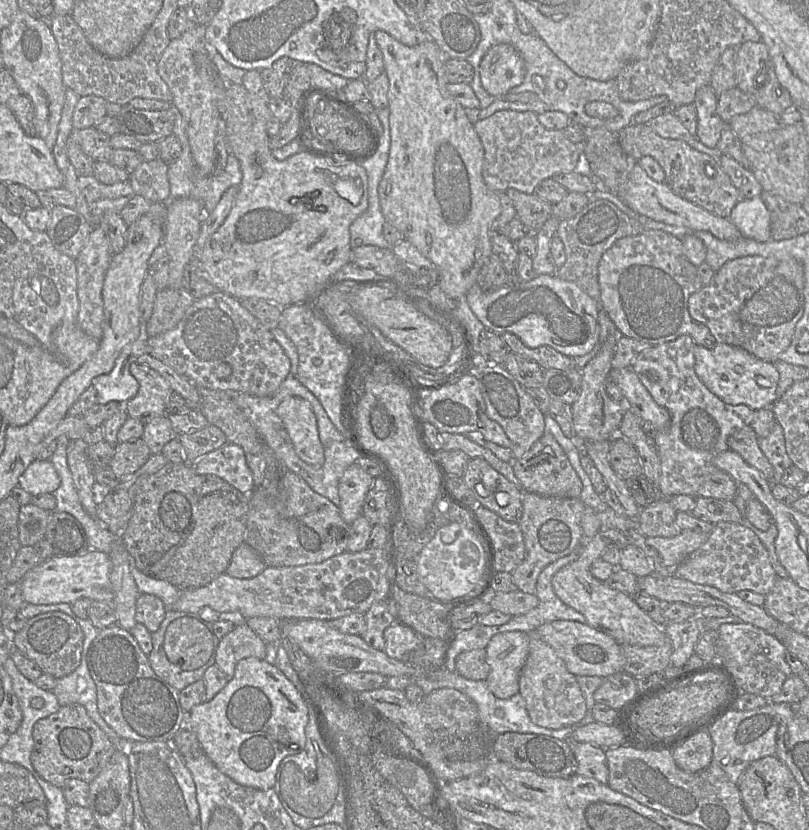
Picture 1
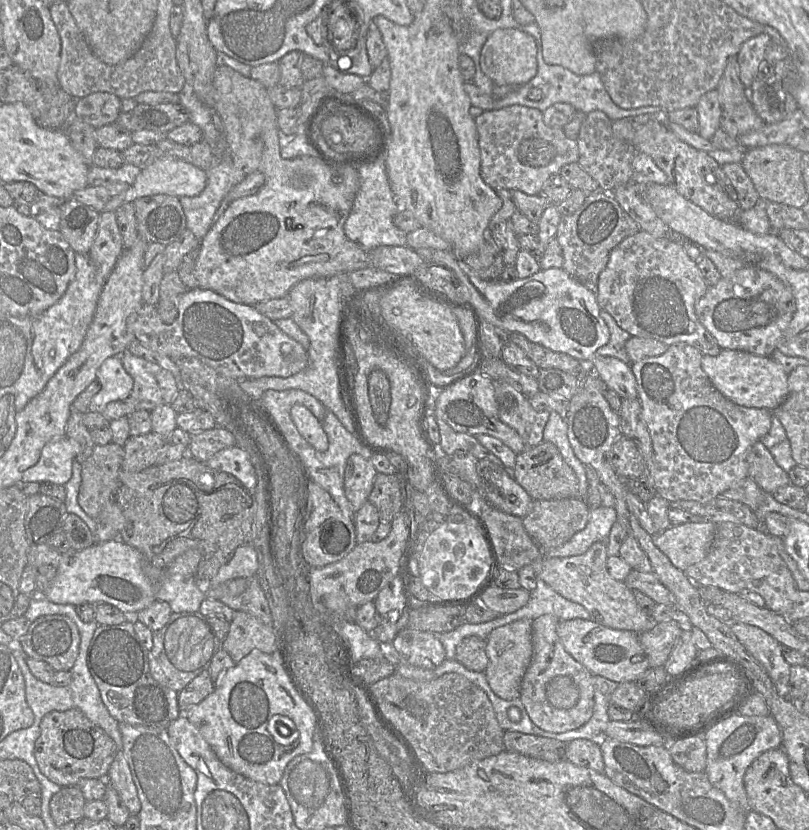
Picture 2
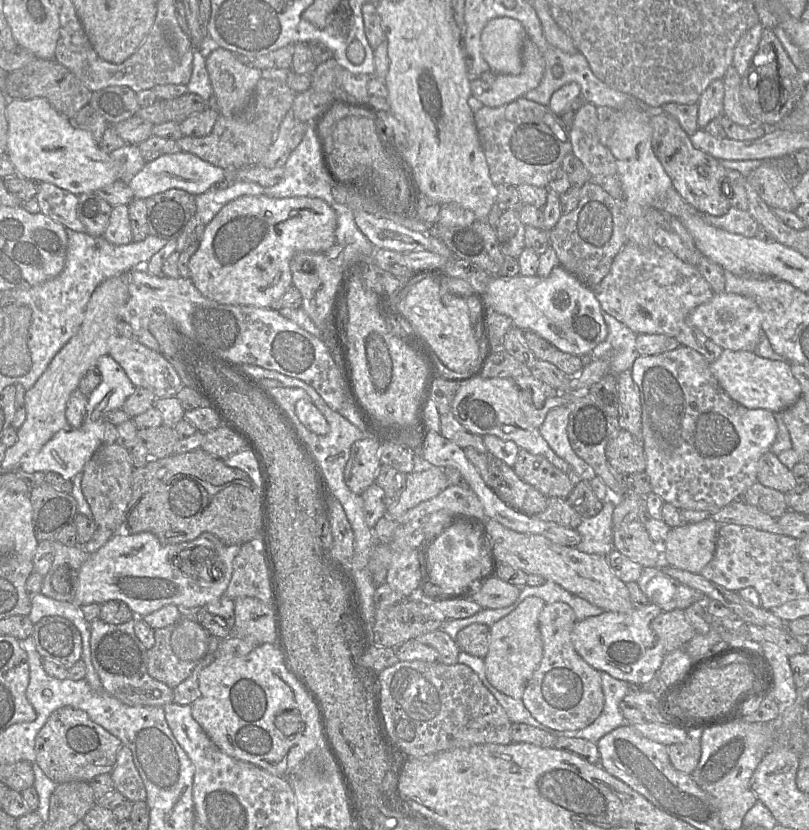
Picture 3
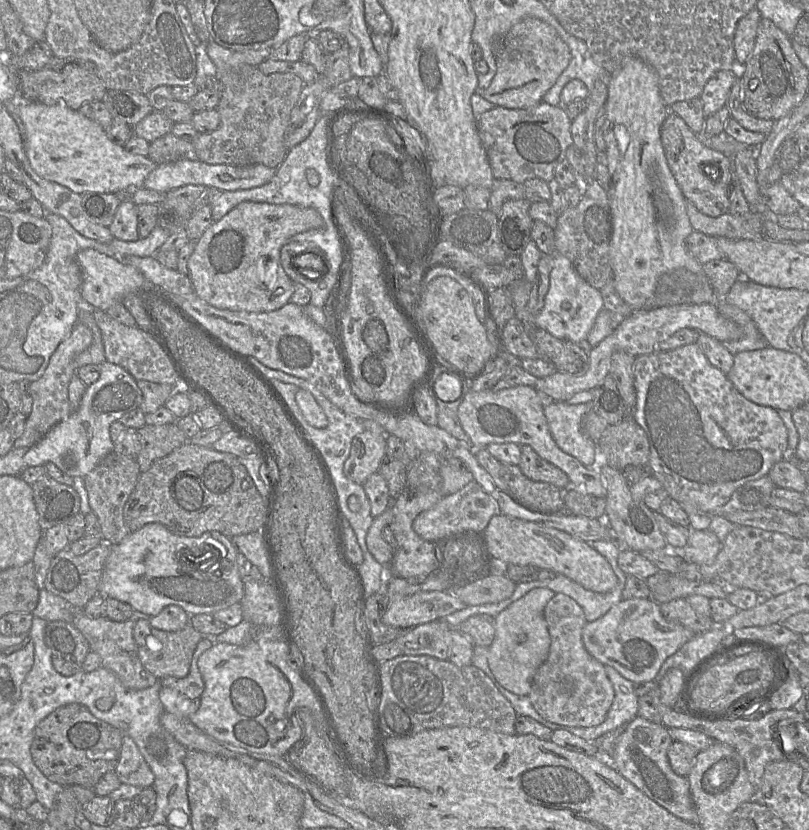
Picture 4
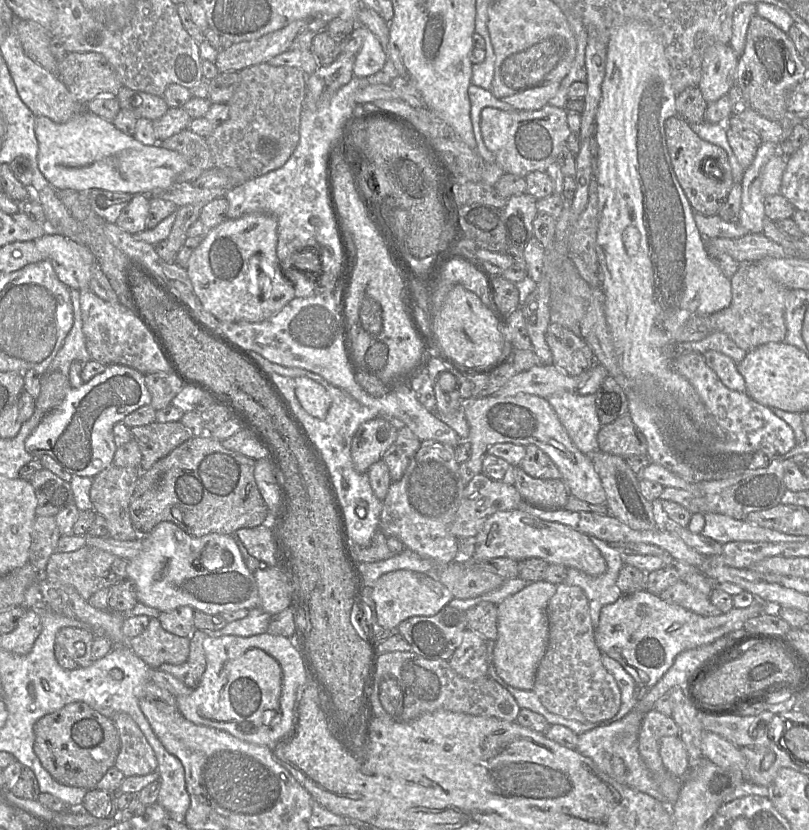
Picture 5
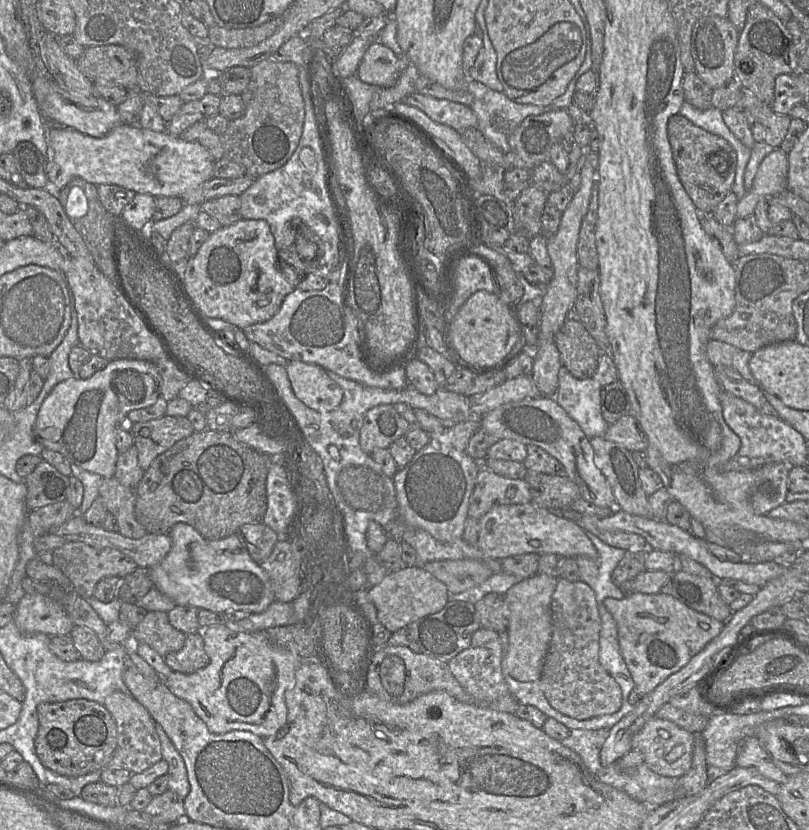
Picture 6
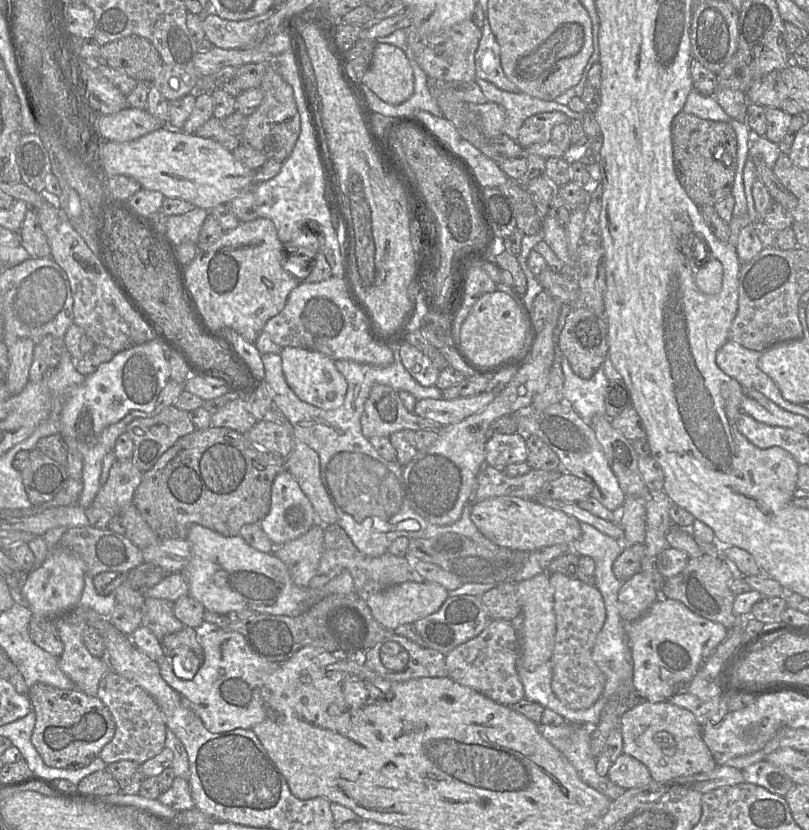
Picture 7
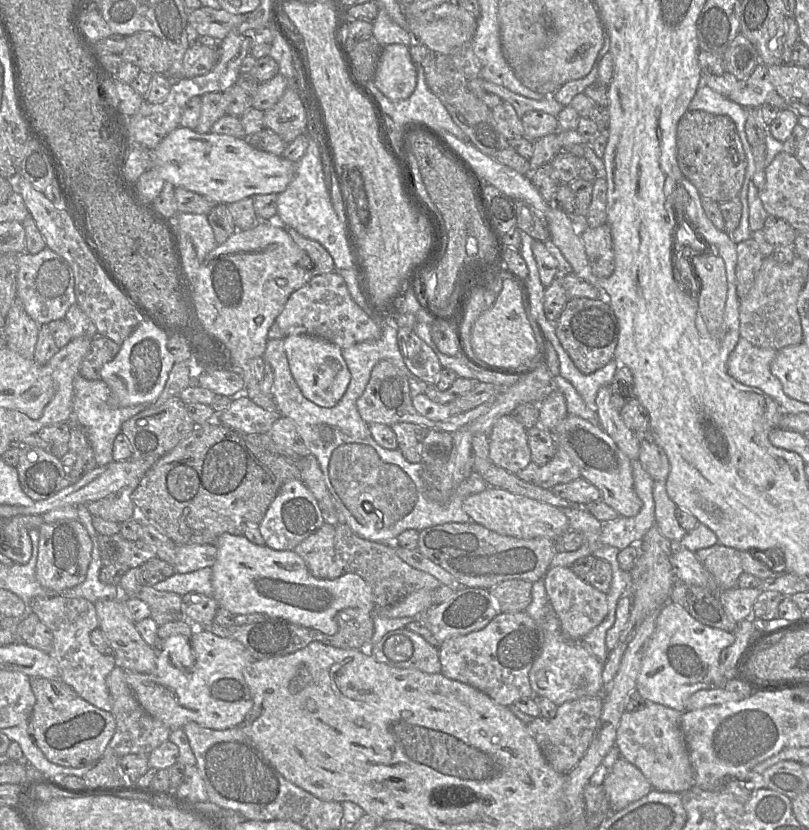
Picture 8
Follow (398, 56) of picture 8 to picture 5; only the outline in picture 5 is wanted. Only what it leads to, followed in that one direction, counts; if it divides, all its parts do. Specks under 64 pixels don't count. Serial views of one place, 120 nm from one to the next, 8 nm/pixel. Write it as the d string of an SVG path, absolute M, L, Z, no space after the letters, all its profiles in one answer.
M361 26L361 34L364 40L355 57L353 74L355 77L365 78L382 70L387 61L387 54L377 37L367 27Z

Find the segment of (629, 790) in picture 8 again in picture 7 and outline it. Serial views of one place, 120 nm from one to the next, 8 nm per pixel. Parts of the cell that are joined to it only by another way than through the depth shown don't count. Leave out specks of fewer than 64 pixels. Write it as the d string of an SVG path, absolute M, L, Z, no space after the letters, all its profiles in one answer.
M621 753L609 768L607 777L612 783L625 790L641 787L653 781L648 768L636 758L625 753Z

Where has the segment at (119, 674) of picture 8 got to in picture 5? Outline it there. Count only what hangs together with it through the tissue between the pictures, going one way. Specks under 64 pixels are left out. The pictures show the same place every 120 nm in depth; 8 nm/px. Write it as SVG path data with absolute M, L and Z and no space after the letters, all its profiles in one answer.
M126 713L116 714L113 721L120 736L115 767L125 777L154 772L158 766L156 756L136 722Z

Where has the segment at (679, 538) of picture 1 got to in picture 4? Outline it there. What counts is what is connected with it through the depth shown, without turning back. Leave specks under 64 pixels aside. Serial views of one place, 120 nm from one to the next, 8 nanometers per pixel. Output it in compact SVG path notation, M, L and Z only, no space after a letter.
M691 529L685 546L682 548L669 547L669 549L687 562L697 565L713 564L721 550L721 542L709 529Z

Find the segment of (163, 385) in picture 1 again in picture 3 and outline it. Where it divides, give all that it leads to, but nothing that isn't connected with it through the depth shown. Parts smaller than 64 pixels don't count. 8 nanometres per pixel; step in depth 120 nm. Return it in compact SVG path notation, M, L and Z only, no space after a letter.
M118 335L109 355L124 369L135 387L150 390L157 399L175 396L183 386L178 373L161 352L135 340Z

